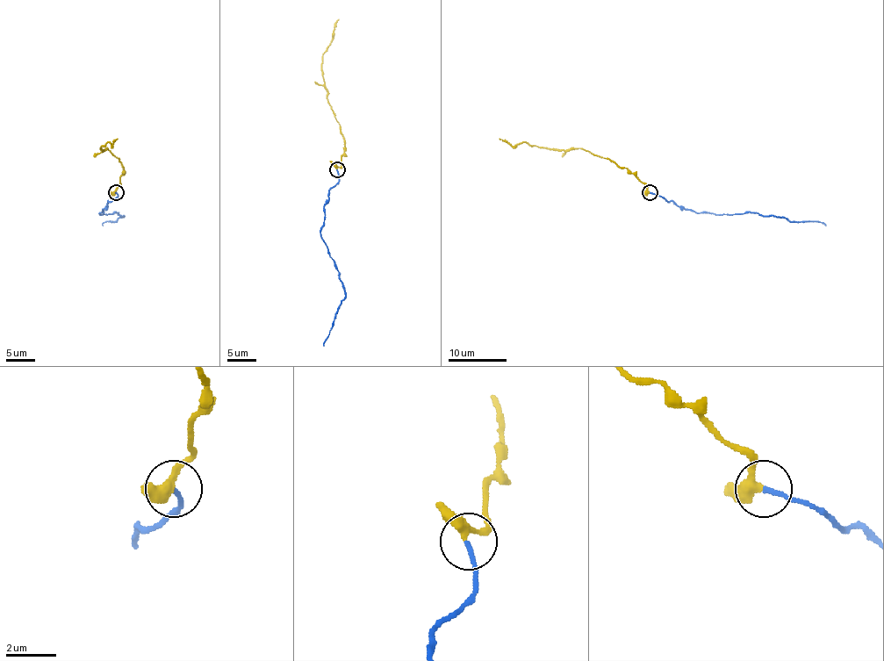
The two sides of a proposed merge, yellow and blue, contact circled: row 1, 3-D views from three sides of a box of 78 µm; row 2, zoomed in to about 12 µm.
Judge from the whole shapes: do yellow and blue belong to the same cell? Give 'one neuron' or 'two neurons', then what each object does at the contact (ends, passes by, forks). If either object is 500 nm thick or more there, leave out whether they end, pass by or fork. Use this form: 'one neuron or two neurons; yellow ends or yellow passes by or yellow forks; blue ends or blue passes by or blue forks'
two neurons; yellow passes by; blue ends

